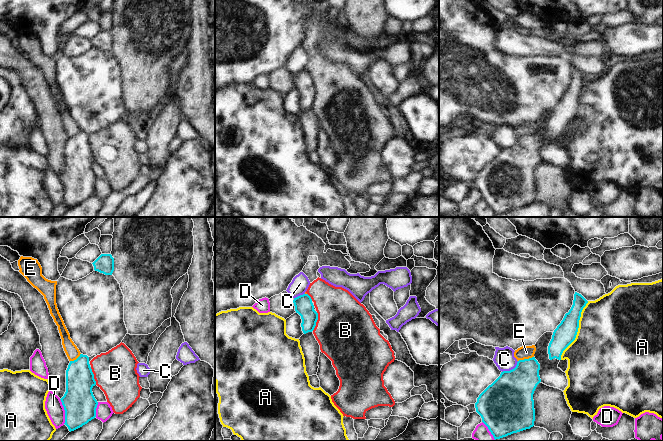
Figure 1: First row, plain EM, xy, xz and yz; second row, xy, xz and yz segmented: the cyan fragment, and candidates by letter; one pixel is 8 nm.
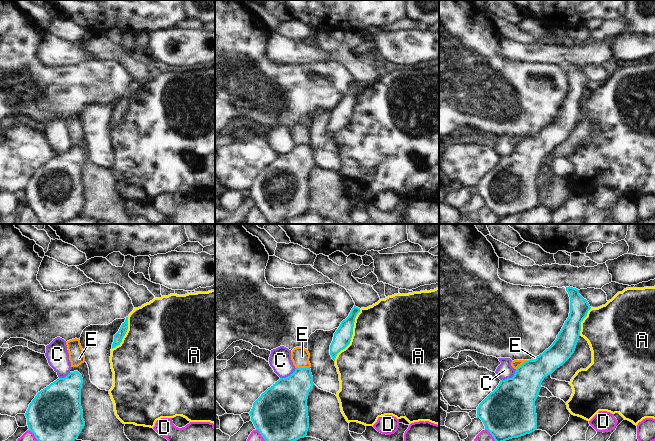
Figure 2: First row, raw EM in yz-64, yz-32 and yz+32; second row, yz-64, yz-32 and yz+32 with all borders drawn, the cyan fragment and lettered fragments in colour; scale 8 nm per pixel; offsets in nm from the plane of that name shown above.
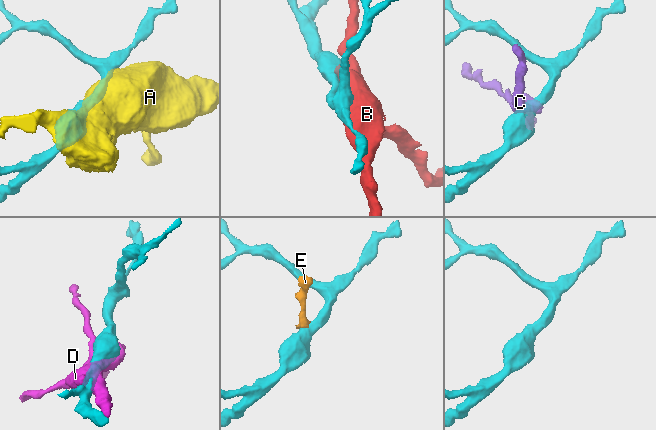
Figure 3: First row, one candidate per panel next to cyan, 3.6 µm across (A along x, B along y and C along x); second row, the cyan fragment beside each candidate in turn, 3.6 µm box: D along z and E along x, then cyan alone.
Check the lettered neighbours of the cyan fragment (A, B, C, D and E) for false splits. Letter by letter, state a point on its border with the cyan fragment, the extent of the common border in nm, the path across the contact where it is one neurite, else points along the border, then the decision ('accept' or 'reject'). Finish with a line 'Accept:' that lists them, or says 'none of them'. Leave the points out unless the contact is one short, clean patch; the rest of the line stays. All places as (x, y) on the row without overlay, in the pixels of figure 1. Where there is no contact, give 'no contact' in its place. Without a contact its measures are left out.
A: contact yz (577, 106); length 500 nm; reject
B: contact xz (316, 97); length 160 nm; border xz (317, 88), (316, 101), (312, 106); reject
C: contact yz (512, 145); length 160 nm; border yz (518, 137), (513, 144), (502, 148); reject
D: contact xy (65, 187); length 200 nm; reject
E: contact yz (525, 135); length 130 nm; border yz (533, 132), (518, 137); reject
Accept: none of them

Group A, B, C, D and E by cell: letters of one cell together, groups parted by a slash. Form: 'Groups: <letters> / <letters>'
Groups: A / B E / C / D

